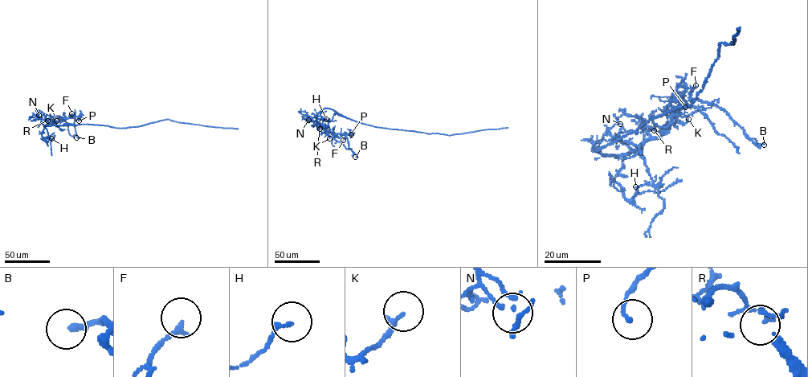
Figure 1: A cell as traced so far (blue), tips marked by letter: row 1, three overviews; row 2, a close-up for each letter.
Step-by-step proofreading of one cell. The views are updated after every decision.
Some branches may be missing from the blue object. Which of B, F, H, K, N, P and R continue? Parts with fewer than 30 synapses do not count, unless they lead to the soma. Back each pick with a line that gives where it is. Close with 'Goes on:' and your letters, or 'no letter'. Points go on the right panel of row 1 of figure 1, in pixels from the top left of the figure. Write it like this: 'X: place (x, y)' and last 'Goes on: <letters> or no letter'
Goes on: no letter

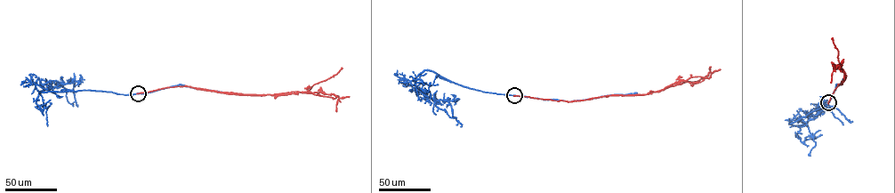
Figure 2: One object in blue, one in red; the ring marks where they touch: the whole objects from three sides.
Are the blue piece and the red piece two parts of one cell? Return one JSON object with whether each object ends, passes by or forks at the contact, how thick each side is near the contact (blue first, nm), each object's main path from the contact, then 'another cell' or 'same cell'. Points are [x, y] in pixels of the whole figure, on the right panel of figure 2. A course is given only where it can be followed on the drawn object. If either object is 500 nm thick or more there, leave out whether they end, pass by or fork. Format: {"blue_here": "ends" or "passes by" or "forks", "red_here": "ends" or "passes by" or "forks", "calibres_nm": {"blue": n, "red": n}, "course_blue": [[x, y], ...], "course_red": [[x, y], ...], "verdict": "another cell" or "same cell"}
{"calibres_nm": {"blue": 650, "red": 320}, "course_blue": [[828, 103], [790, 124], [803, 124], [826, 105], [836, 108], [852, 122]], "course_red": [[828, 103], [838, 84], [846, 76], [843, 69], [835, 69], [839, 66], [834, 70], [831, 83]], "verdict": "another cell"}

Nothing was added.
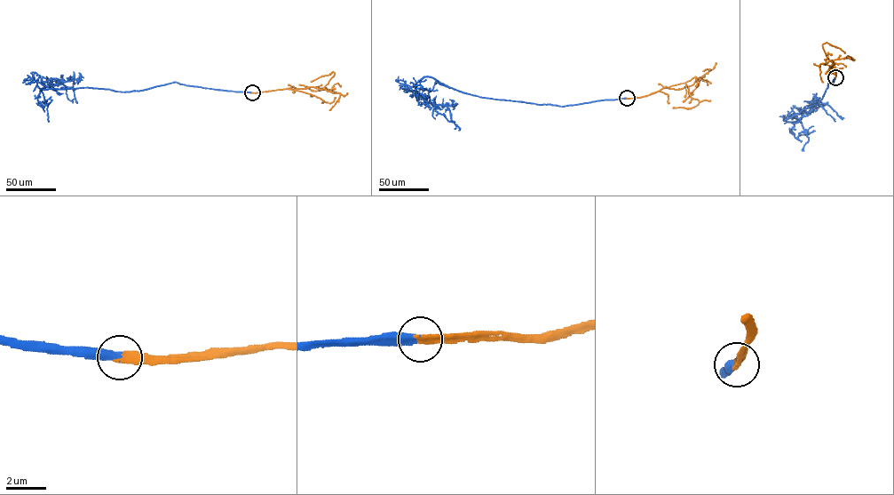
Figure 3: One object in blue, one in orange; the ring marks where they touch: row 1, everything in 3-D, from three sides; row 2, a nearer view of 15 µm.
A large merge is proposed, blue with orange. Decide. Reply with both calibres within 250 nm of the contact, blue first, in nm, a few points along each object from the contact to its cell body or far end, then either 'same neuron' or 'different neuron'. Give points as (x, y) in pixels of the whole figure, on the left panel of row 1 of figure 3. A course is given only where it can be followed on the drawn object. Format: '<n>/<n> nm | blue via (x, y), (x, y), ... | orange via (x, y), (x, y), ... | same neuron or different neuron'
400/400 nm | blue via (252, 92), (172, 83), (127, 91), (84, 87), (41, 90), (60, 82), (74, 81), (75, 102) | orange via (252, 92), (309, 87), (323, 89), (335, 73), (311, 81) | same neuron

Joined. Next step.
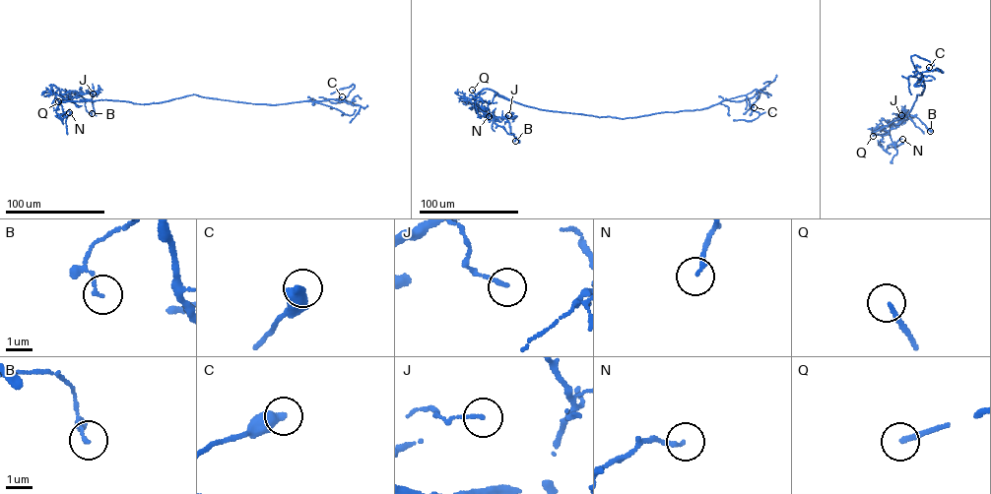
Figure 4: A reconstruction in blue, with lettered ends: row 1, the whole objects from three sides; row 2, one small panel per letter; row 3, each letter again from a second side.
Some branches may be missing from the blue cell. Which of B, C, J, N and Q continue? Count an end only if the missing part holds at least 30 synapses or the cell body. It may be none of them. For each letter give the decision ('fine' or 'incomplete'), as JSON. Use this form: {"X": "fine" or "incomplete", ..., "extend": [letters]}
{"B": "fine", "C": "fine", "J": "fine", "N": "fine", "Q": "incomplete", "extend": ["Q"]}

